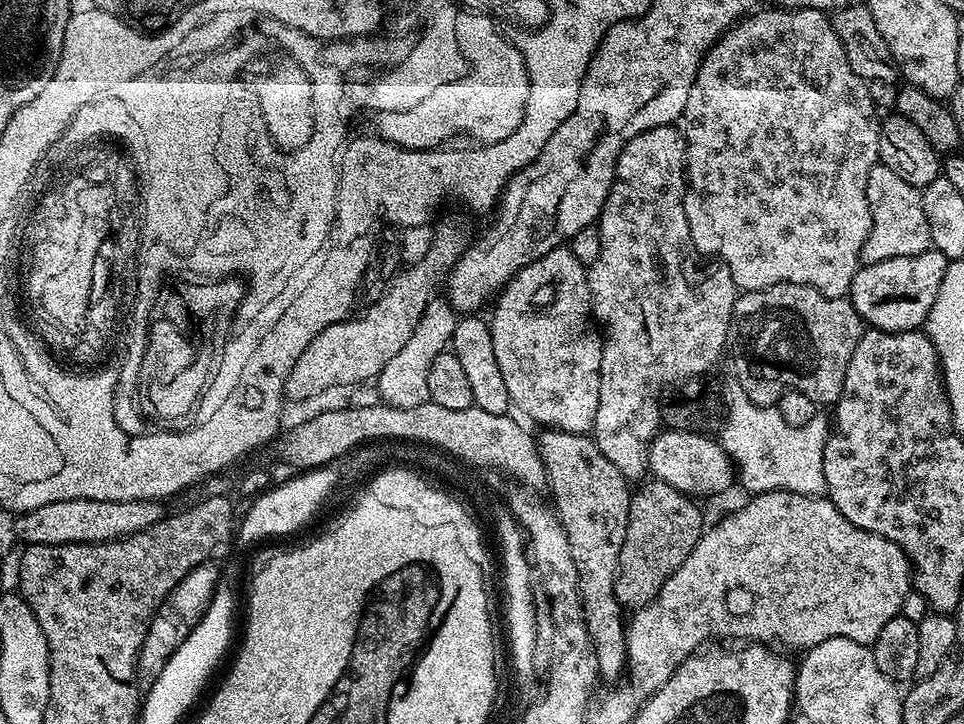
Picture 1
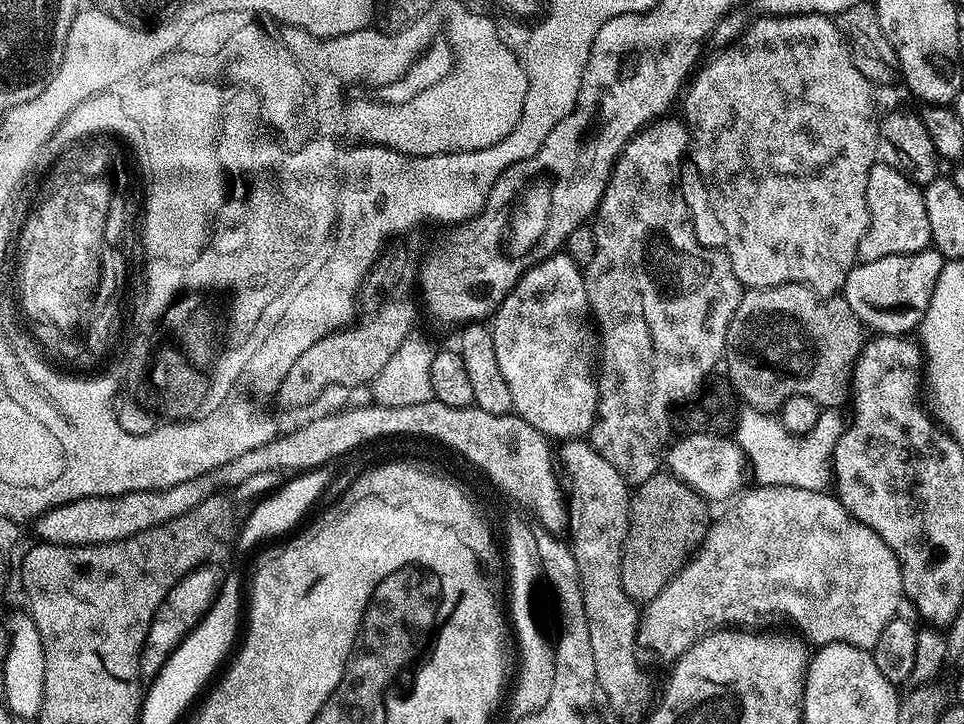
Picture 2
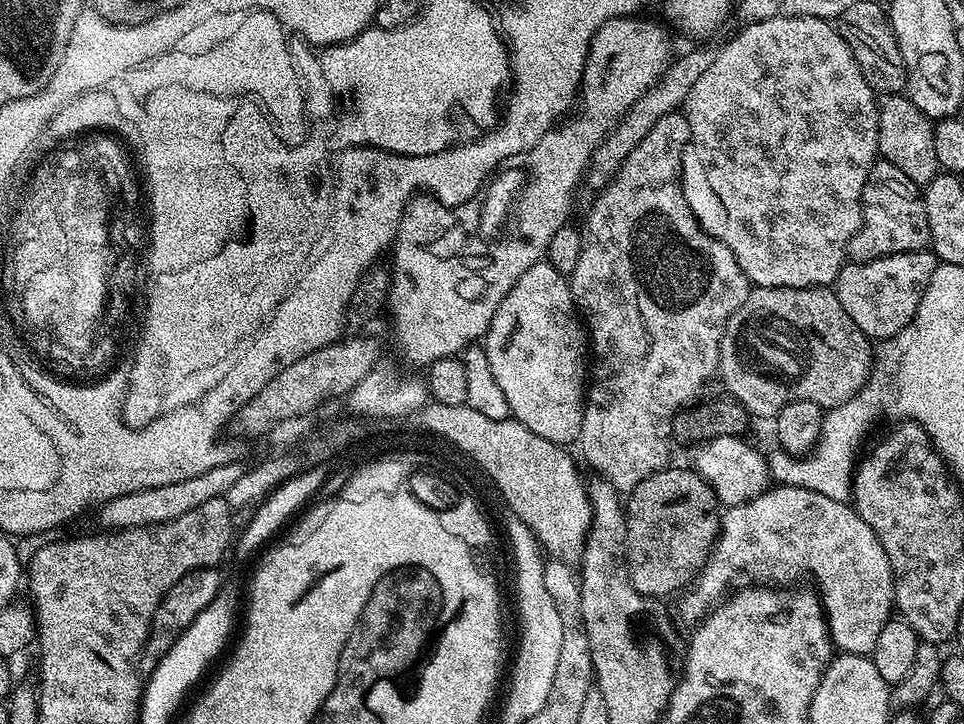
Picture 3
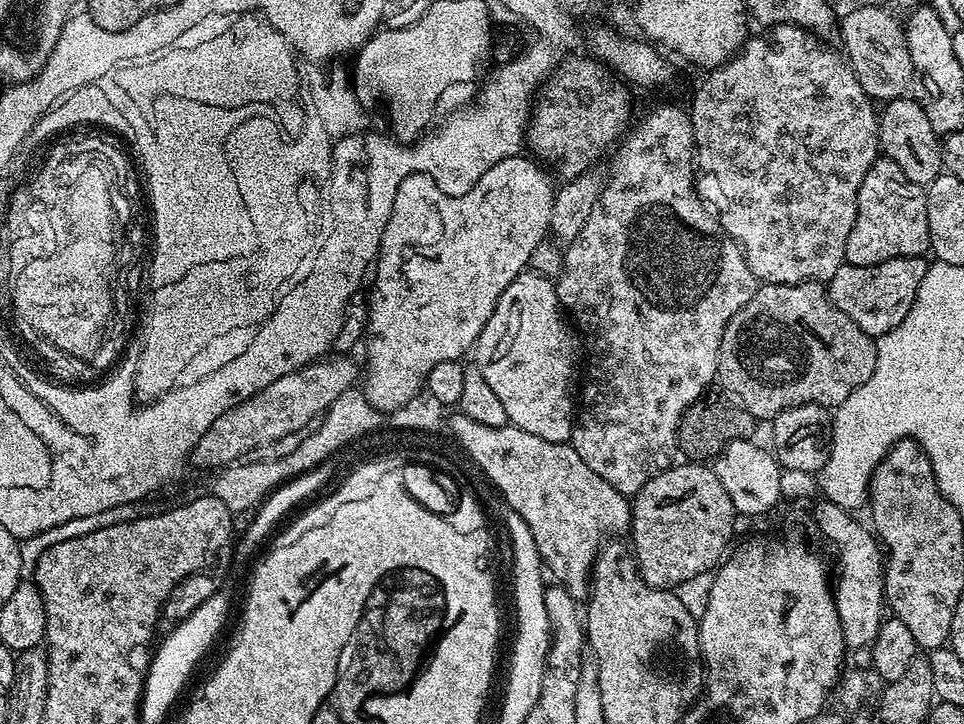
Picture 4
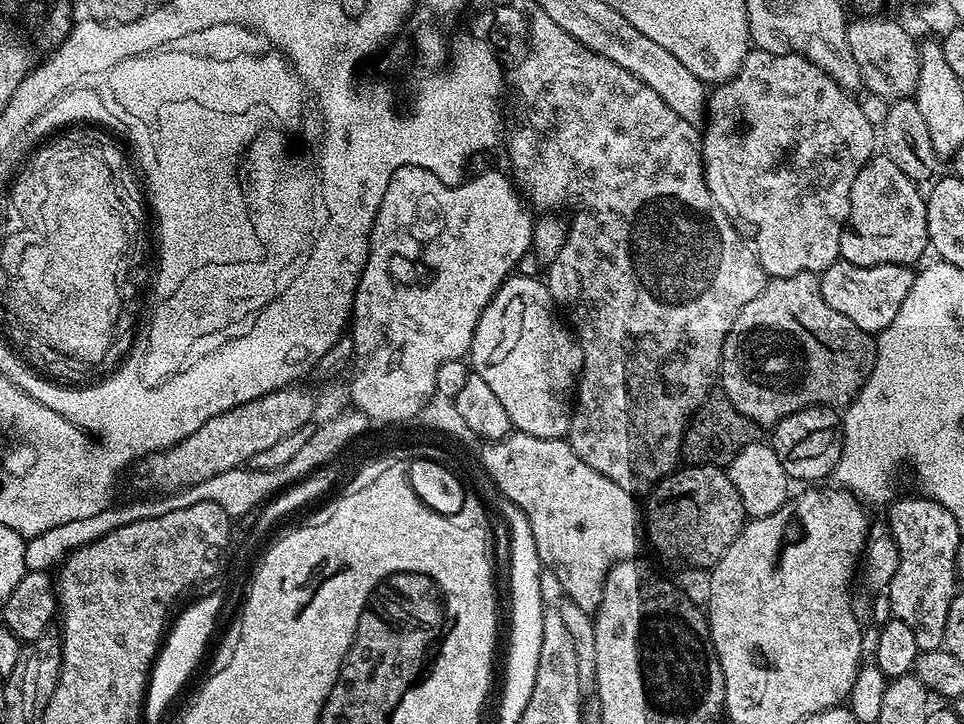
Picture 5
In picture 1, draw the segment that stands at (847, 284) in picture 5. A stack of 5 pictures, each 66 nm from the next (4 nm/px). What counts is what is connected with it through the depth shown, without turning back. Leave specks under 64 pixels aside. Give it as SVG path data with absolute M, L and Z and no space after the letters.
M929 250L922 254L886 258L886 262L864 264L854 274L850 299L865 325L884 332L910 332L927 321L930 306L938 298L942 278L946 278L948 260L941 252Z

